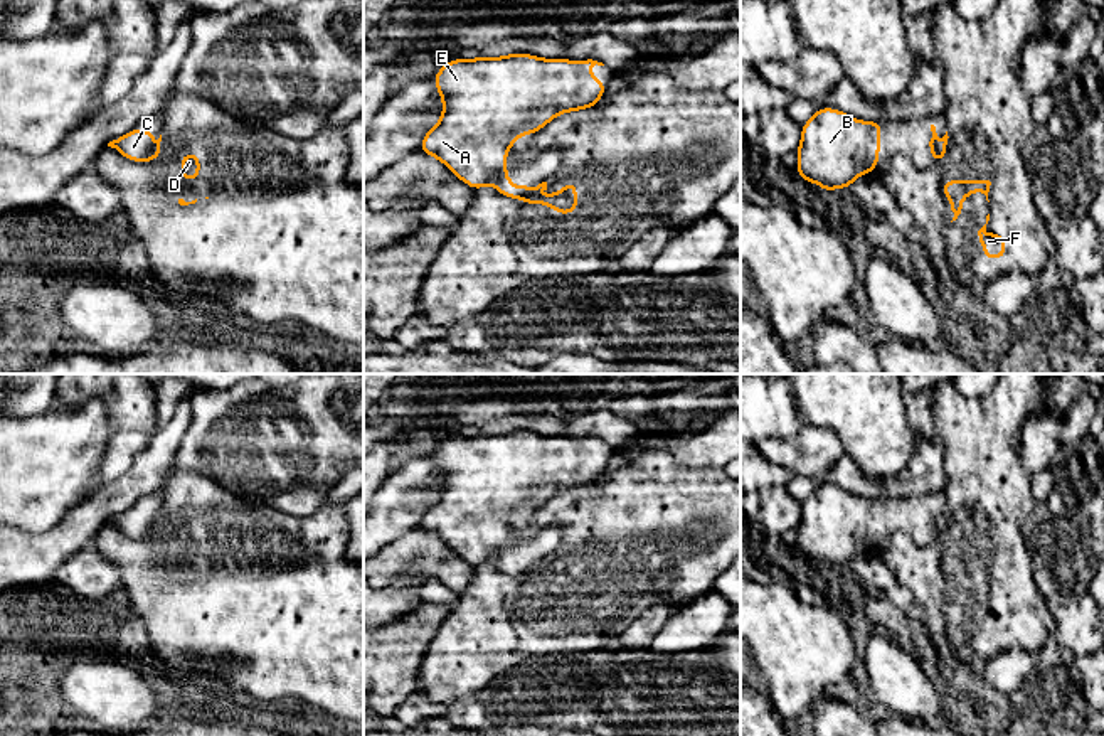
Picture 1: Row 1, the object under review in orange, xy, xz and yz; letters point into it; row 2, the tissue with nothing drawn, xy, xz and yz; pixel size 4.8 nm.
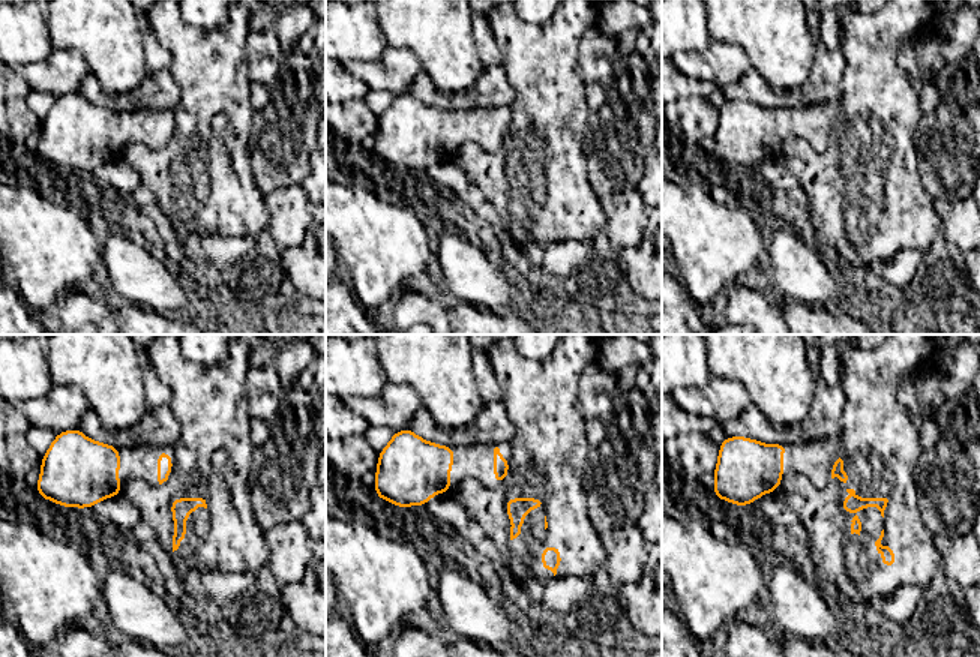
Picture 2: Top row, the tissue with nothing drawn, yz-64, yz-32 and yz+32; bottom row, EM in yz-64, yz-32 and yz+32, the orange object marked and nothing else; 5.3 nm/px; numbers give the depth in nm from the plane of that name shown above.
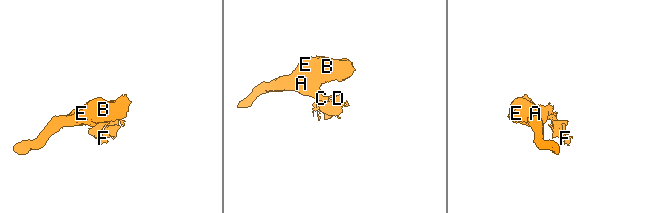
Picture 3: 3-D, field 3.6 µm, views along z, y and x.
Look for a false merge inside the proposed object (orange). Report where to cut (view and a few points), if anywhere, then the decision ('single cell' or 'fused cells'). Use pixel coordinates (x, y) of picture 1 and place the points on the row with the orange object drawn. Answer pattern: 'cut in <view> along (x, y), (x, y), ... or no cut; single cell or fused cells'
cut in yz along (939, 140), (934, 160); fused cells

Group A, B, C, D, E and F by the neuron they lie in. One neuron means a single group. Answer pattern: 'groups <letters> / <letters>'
groups A B C E / D F

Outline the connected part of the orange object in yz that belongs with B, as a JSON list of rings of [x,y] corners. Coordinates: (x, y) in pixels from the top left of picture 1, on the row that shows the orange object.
[[[818,108],[801,125],[801,141],[796,150],[796,173],[808,184],[816,182],[820,190],[848,189],[860,175],[872,173],[878,165],[884,121],[862,121],[836,108]]]

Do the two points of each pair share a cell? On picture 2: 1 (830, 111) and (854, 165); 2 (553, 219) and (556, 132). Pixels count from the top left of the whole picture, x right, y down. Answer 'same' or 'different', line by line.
1: different
2: same

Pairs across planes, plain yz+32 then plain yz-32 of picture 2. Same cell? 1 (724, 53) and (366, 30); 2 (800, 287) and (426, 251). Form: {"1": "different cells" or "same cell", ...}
{"1": "different cells", "2": "different cells"}

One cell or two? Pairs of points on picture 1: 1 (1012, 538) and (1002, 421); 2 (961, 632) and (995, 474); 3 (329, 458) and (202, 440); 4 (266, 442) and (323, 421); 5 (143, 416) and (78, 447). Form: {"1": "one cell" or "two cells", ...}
{"1": "one cell", "2": "one cell", "3": "one cell", "4": "one cell", "5": "two cells"}

